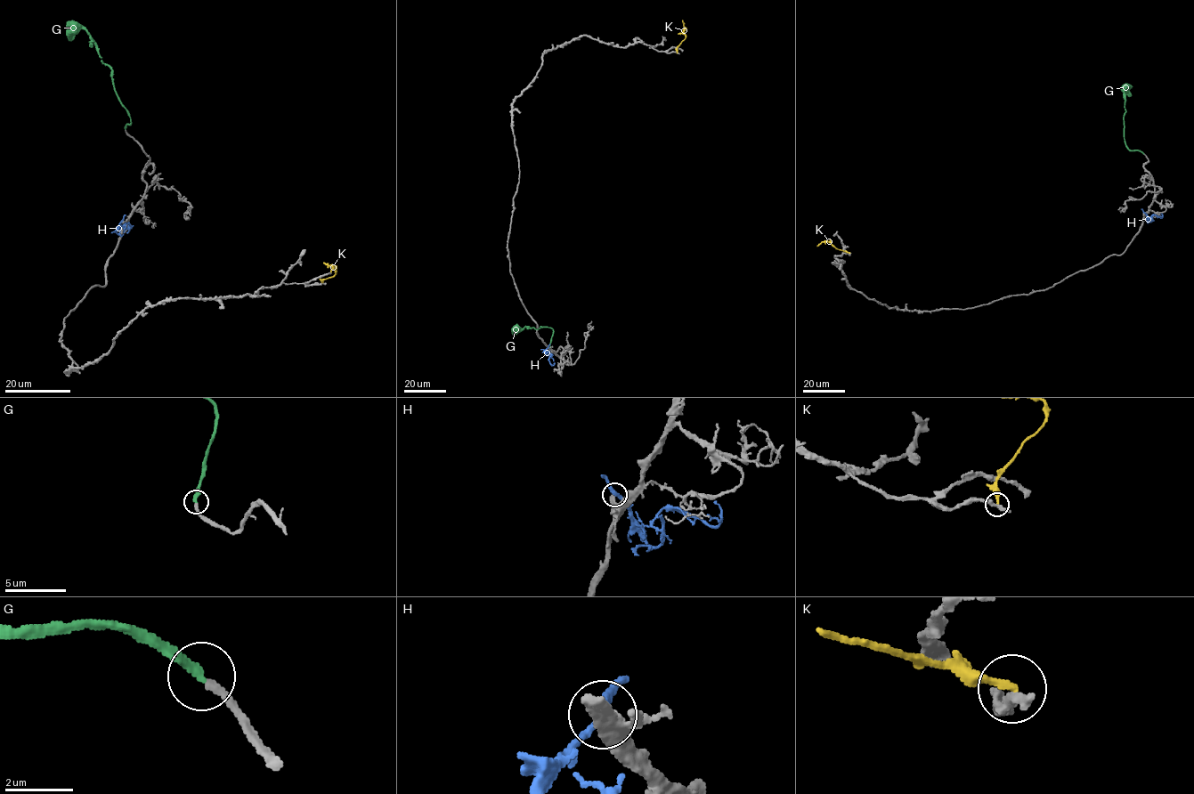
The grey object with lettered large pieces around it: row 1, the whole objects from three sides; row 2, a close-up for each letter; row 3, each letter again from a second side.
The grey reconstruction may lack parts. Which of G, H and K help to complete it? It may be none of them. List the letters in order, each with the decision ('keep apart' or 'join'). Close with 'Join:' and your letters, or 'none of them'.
G: join
H: keep apart
K: keep apart
Join: G

